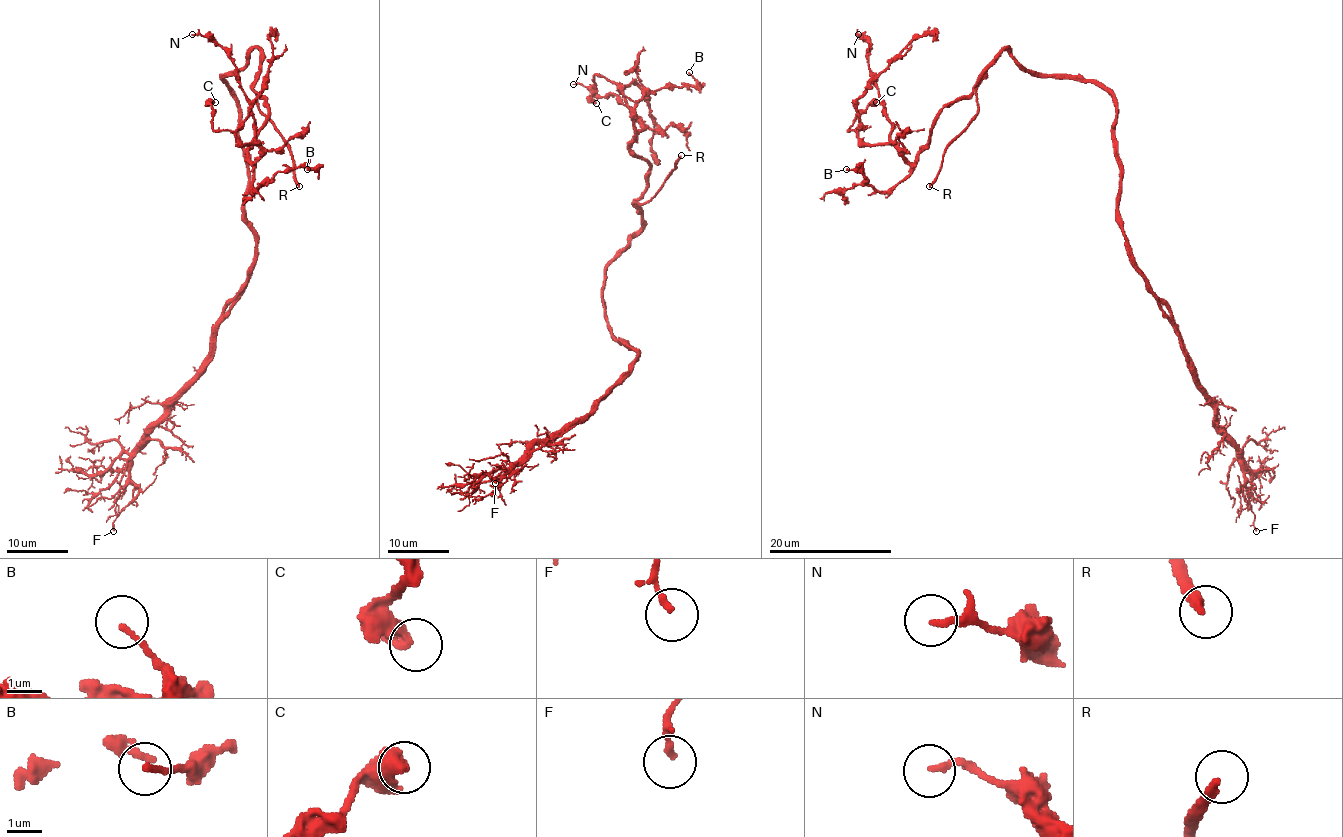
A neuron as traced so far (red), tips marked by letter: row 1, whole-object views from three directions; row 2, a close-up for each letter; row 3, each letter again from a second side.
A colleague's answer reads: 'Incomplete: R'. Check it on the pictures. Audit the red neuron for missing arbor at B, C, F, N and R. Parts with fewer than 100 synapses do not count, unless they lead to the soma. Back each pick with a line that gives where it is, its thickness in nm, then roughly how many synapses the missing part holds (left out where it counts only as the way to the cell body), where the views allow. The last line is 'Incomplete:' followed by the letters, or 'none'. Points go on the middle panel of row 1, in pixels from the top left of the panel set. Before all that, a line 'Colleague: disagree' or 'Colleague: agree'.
Colleague: agree
R: at (681, 155); 280 nm thick
Incomplete: R

